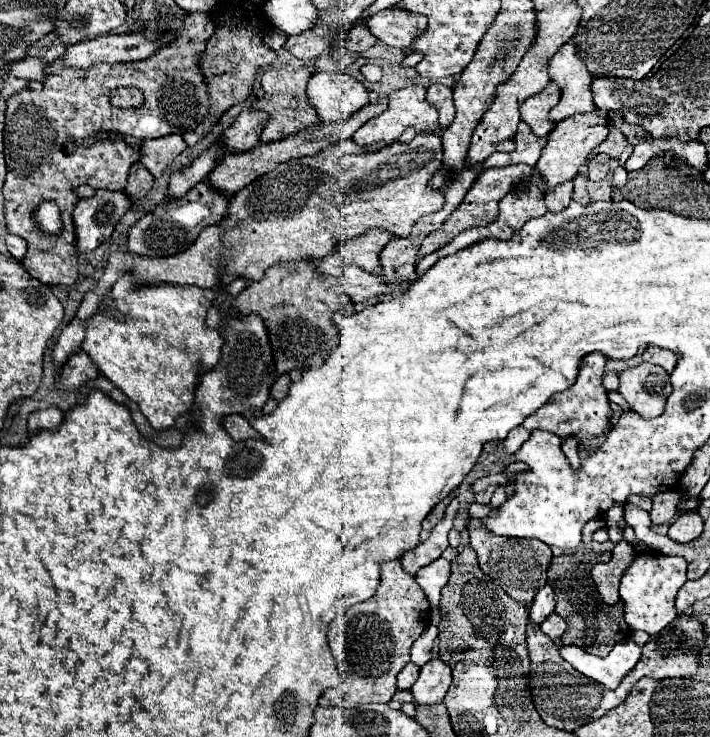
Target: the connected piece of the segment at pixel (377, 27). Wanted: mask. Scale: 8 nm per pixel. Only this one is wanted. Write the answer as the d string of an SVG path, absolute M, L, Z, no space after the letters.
M386 8L364 20L370 32L388 46L406 48L426 28L426 18L400 8Z

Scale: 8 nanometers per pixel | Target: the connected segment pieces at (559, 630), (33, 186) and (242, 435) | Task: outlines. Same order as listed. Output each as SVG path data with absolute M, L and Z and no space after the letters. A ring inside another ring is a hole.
M550 614L548 618L544 618L544 622L540 624L540 628L542 628L542 632L544 632L546 636L550 636L552 640L556 640L556 638L560 638L560 636L564 634L564 630L566 630L566 620L560 618L558 614Z
M194 12L194 14L188 14L188 16L184 18L184 24L182 24L180 28L172 30L172 36L174 36L172 42L168 42L168 46L162 46L152 58L138 60L138 62L124 62L124 64L116 64L116 66L112 66L112 64L96 64L92 66L91 69L86 70L64 67L62 70L59 70L59 72L56 72L56 74L49 74L49 76L47 76L46 80L44 80L44 90L32 92L30 88L24 88L24 90L20 90L20 92L16 92L16 94L12 94L12 96L6 98L6 126L4 126L4 154L6 154L6 166L8 166L8 174L6 174L6 182L4 182L4 216L6 216L6 230L8 230L9 234L18 234L18 236L22 236L22 238L26 238L26 240L28 240L32 234L36 234L38 228L36 228L36 224L34 224L32 214L34 214L34 208L38 206L40 200L54 200L54 202L60 206L63 224L62 234L60 234L60 236L56 236L56 238L46 236L44 242L28 242L28 252L26 252L22 264L24 264L24 268L28 270L28 274L30 274L32 278L36 278L36 280L40 280L40 282L44 282L44 284L74 284L74 282L76 282L76 278L78 278L78 252L76 252L76 232L74 232L72 213L76 202L78 202L78 196L72 192L72 188L74 188L74 186L80 186L80 184L88 184L88 186L100 186L100 188L108 188L108 190L124 190L126 180L128 180L128 170L130 170L130 166L132 166L134 162L140 160L140 152L134 150L134 148L130 148L130 144L126 144L124 140L94 142L92 146L78 148L78 150L72 152L72 154L66 154L66 152L58 146L58 140L100 140L102 132L124 134L124 136L134 136L134 138L142 140L142 138L160 138L160 136L174 134L174 132L184 134L184 132L188 132L188 130L194 130L194 128L202 122L202 118L206 116L208 106L210 106L210 102L208 102L208 92L206 92L206 84L204 84L204 78L202 78L200 70L198 70L198 56L202 54L202 50L204 50L204 46L206 46L206 42L208 42L208 38L210 38L212 32L214 32L214 24L212 24L210 16L204 14L204 12ZM110 98L112 98L112 104L114 104L114 106L138 106L138 108L118 109L110 104Z
M232 414L224 420L224 426L228 426L228 434L234 438L234 440L260 440L260 434L250 426L250 422L240 416L240 414Z

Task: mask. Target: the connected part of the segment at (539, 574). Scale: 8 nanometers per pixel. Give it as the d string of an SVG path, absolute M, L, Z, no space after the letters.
M468 520L466 528L470 532L470 546L478 554L478 562L480 562L482 572L486 576L490 576L492 580L496 580L500 584L500 588L510 594L512 600L520 602L526 608L532 606L532 598L546 584L546 572L548 572L548 566L552 560L552 548L548 548L540 540L504 538L504 536L490 534L484 528L482 520Z

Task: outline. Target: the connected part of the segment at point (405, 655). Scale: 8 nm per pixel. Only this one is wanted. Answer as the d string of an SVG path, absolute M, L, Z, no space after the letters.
M398 560L384 562L376 594L364 604L356 604L344 614L338 614L330 624L328 644L338 660L342 682L334 688L328 688L324 698L338 708L390 702L396 692L396 676L410 662L410 648L428 626L428 614L428 600L414 576L404 572Z

